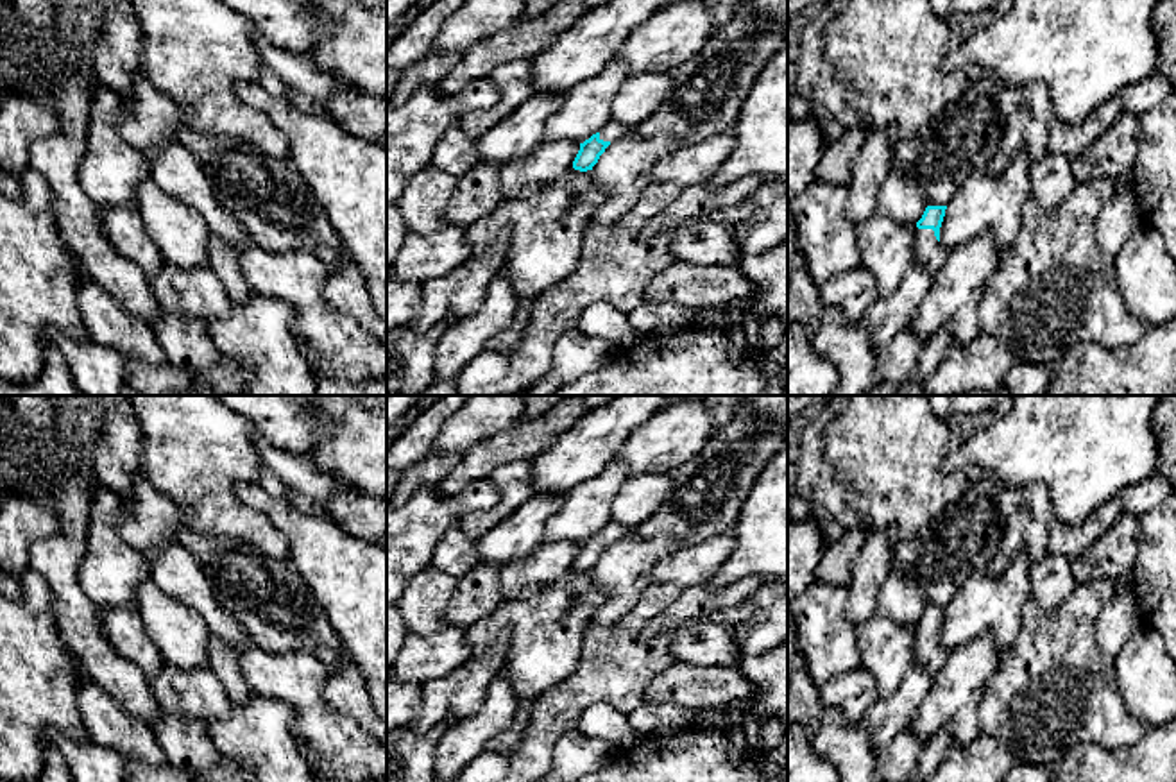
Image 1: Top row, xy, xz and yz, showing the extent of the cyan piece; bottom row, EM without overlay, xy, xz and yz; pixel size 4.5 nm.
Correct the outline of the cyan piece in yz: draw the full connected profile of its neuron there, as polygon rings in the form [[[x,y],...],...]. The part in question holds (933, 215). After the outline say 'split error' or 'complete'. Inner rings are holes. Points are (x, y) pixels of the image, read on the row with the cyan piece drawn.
[[[927,206],[922,218],[916,222],[913,240],[913,265],[922,265],[931,276],[947,261],[949,251],[940,243],[940,227],[947,206]]] | split error

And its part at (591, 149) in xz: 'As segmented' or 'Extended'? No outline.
Extended

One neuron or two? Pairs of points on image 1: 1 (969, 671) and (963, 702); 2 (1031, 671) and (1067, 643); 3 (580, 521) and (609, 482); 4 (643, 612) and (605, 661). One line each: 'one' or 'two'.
1: one
2: one
3: one
4: one

